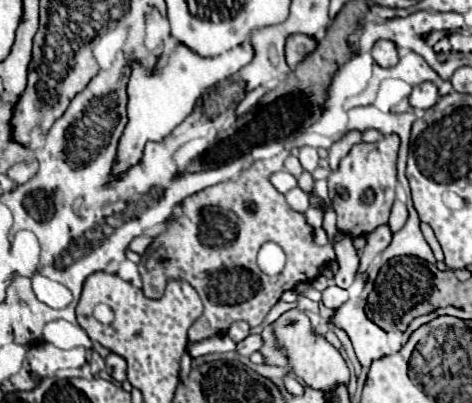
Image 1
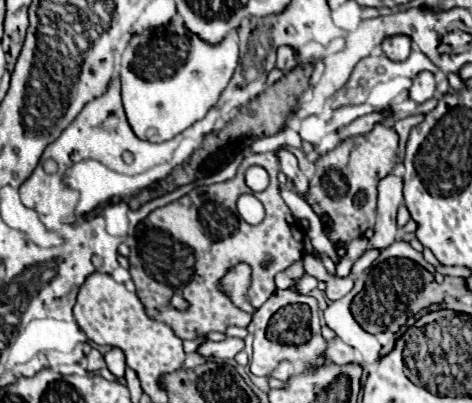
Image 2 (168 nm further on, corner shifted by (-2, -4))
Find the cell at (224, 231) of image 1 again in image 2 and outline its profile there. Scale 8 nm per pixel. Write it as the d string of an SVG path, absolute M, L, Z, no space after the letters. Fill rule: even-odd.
M250 154L242 160L232 180L210 186L196 186L182 198L152 210L136 226L136 244L128 256L128 272L136 286L138 298L152 320L168 324L172 332L182 340L194 340L200 334L224 332L228 326L246 326L250 322L252 316L238 310L216 282L236 262L248 262L252 266L252 284L248 288L248 298L250 304L258 308L276 290L274 276L278 274L278 270L288 268L294 260L304 256L304 234L296 218L292 218L284 200L280 198L278 172L280 164L276 154ZM250 166L262 166L268 172L270 184L264 192L254 192L246 186L244 174ZM248 192L260 196L260 202L266 208L266 218L258 226L250 226L248 222L244 222L236 210L238 196ZM174 242L178 242L176 256ZM188 248L192 248L194 254L190 254ZM268 258L270 264L264 266ZM174 294L180 294L188 302L186 310L170 308L168 300Z

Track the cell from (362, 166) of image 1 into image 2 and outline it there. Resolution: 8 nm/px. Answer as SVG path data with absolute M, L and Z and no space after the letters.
M376 124L368 134L350 136L342 140L334 150L316 158L316 174L310 180L304 200L322 218L330 218L330 226L324 226L324 234L336 246L346 246L354 238L364 236L376 222L376 186L394 168L398 148L398 134L394 128Z

